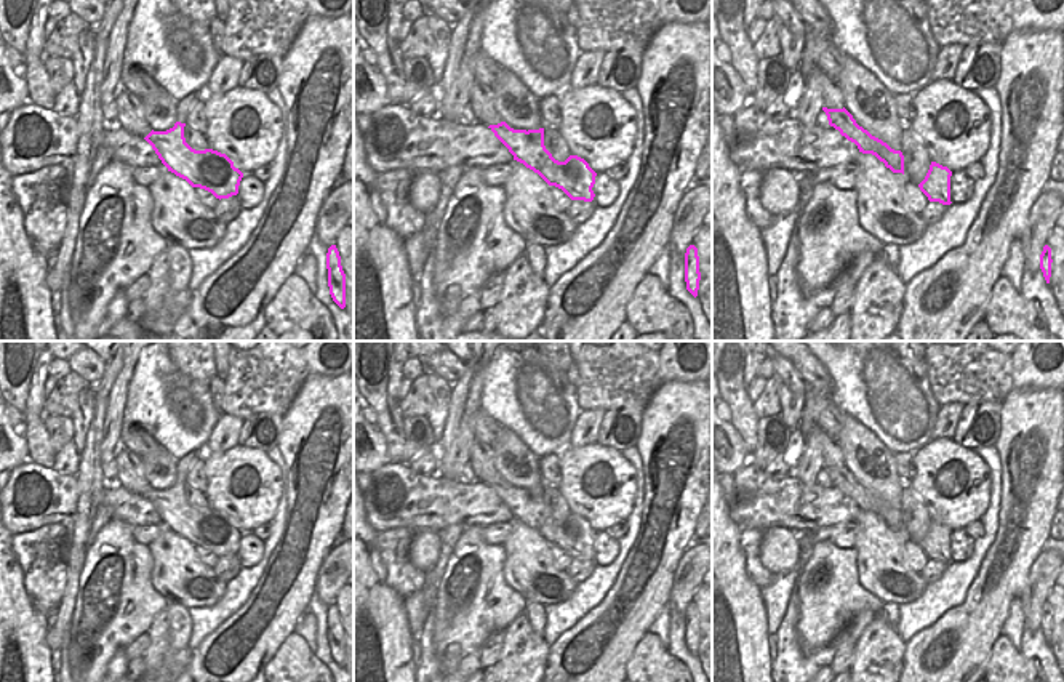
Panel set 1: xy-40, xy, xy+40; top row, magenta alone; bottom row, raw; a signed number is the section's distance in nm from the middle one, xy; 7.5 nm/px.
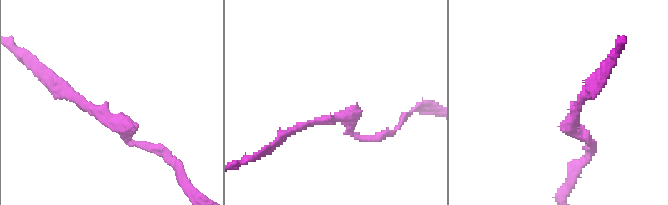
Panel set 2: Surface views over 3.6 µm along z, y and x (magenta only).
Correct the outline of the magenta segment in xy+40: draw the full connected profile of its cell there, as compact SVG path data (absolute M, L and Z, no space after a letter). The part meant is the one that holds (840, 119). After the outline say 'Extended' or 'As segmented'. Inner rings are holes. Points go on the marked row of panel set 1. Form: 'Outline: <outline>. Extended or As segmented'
Outline: M822 107L829 125L840 131L848 141L854 142L862 154L872 154L885 163L893 173L904 175L904 155L901 150L891 149L882 139L872 136L867 130L859 126L853 115L843 109Z. As segmented.

